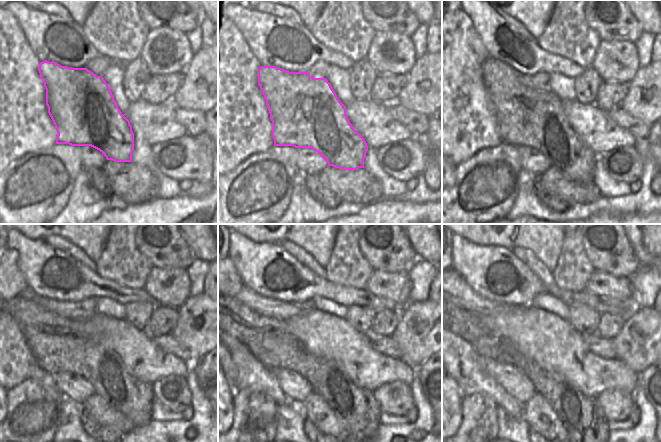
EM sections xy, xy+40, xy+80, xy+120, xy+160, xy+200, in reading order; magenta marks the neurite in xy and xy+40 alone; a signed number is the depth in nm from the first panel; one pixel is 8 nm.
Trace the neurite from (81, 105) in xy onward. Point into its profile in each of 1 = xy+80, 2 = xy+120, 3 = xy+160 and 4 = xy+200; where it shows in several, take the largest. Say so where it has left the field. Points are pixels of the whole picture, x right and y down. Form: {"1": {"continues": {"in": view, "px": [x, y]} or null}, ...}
{"1": {"continues": {"in": "xy+80", "px": [534, 117]}}, "2": {"continues": {"in": "xy+120", "px": [55, 349]}}, "3": {"continues": {"in": "xy+160", "px": [357, 410]}}, "4": {"continues": {"in": "xy+200", "px": [584, 421]}}}

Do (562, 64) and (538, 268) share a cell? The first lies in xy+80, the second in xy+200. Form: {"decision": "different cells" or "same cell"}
{"decision": "different cells"}

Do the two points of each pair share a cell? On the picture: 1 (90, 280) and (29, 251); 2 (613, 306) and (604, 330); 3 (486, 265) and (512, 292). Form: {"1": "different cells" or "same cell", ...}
{"1": "same cell", "2": "different cells", "3": "same cell"}

